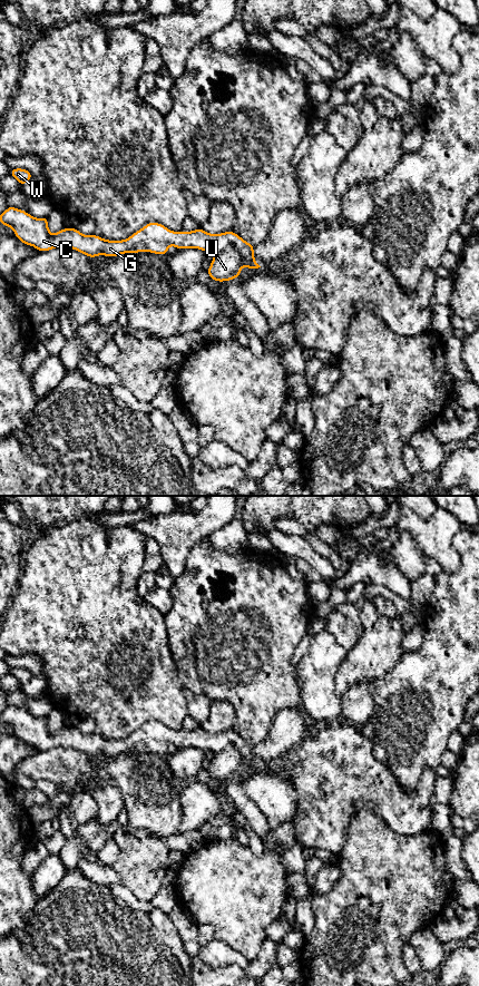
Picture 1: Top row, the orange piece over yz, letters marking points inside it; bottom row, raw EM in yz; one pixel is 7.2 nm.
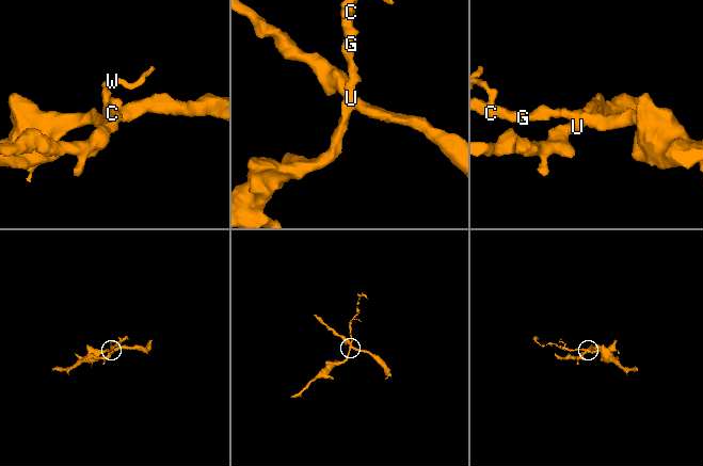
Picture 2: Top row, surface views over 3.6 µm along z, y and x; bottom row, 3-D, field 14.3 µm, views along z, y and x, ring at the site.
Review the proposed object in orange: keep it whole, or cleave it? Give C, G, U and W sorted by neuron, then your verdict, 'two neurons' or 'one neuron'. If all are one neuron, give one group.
groups C G W / U; two neurons

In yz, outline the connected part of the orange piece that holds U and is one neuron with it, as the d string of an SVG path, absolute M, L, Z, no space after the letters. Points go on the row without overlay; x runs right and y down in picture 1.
M227 745L212 759L207 773L216 781L232 780L241 774L242 765L238 750L234 745Z

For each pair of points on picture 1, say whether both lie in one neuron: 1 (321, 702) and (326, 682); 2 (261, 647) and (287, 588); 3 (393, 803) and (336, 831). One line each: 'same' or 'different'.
1: same
2: same
3: same

